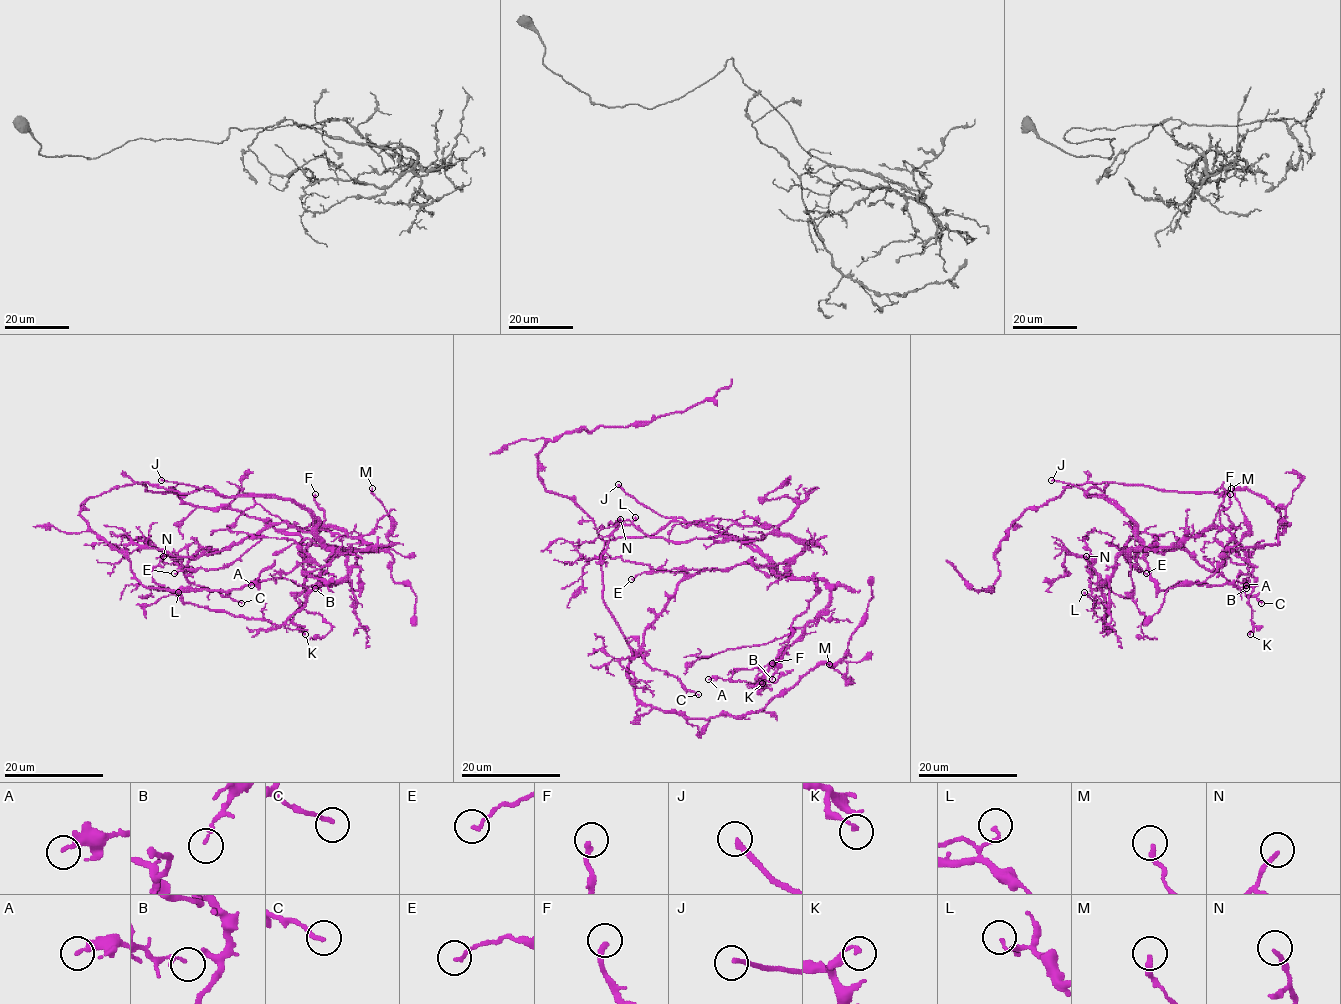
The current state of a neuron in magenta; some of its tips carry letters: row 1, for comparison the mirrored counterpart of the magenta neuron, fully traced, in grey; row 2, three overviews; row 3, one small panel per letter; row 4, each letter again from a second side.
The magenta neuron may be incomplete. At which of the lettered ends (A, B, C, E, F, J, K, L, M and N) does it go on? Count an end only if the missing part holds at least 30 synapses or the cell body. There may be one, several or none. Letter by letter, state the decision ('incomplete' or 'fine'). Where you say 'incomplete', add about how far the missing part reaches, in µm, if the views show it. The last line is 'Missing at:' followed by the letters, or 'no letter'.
A: fine
B: fine
C: fine
E: fine
F: fine
J: incomplete; missing 90 µm
K: fine
L: fine
M: fine
N: fine
Missing at: J

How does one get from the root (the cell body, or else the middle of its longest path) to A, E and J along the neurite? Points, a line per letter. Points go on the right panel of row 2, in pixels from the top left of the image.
A: (1106, 486), (1087, 494), (1125, 513), (1144, 550), (1224, 527), (1252, 567), (1255, 583), (1246, 585)
E: (1106, 486), (1103, 493), (1091, 488), (1087, 494), (1113, 503), (1131, 519), (1137, 531), (1136, 568), (1146, 573)
J: (1106, 486), (1103, 493), (1097, 488), (1085, 491), (1079, 486), (1051, 480)

